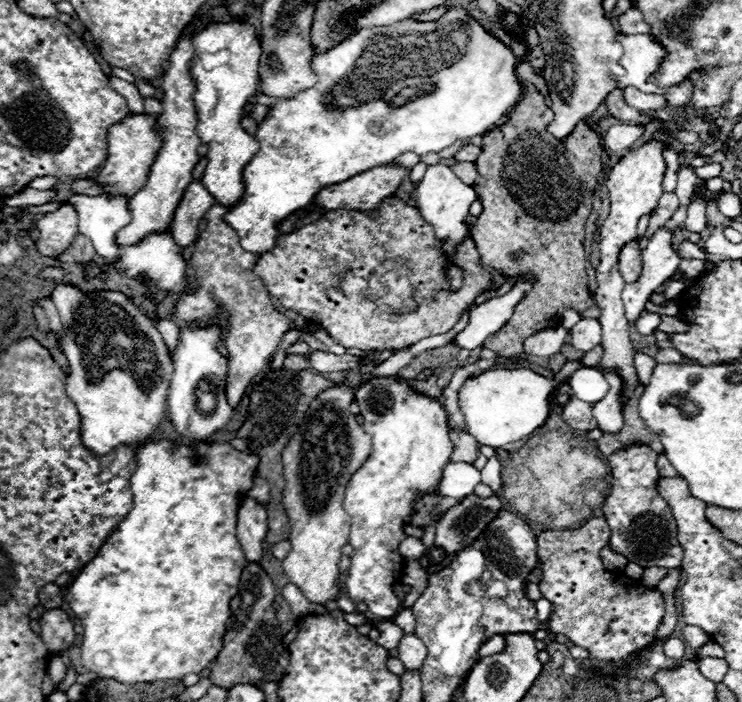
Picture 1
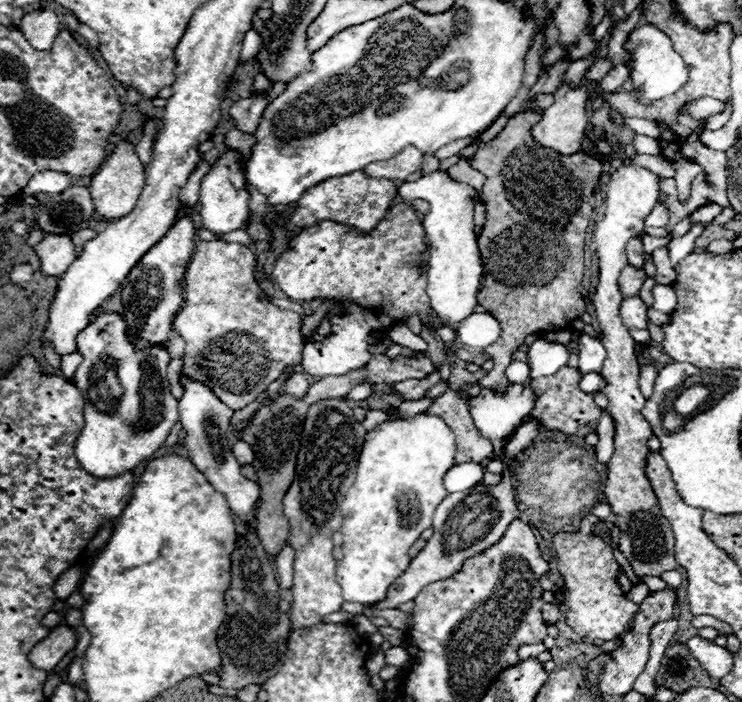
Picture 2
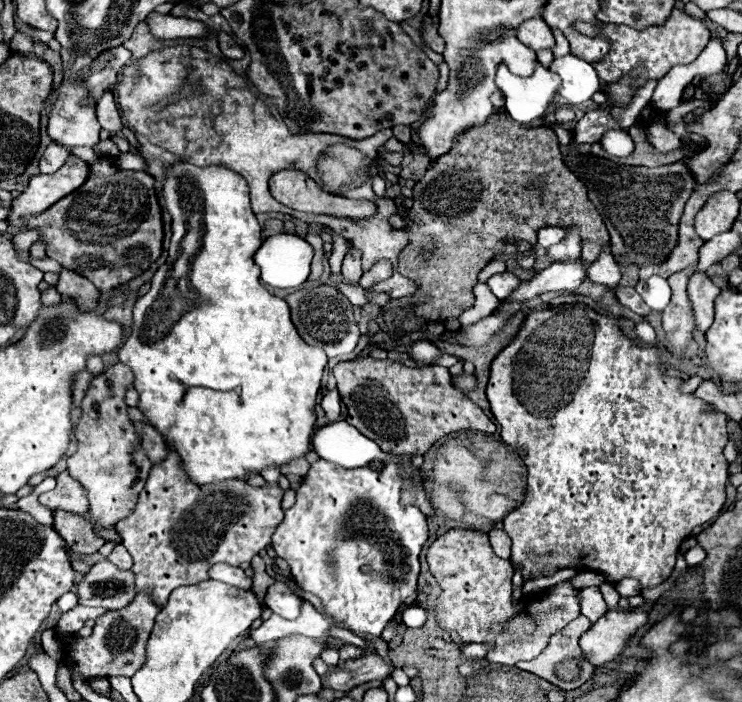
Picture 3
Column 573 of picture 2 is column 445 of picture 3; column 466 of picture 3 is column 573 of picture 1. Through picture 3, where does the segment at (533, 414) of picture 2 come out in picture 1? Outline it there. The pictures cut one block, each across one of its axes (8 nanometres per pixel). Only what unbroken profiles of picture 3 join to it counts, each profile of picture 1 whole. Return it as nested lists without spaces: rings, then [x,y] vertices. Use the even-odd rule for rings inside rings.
[[[572,398],[562,412],[562,420],[574,430],[594,430],[596,420],[592,418],[592,404]]]

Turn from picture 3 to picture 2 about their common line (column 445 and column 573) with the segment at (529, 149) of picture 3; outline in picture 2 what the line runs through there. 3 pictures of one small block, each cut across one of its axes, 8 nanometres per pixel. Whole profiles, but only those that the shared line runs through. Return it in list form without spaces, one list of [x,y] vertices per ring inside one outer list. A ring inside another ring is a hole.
[[[520,112],[516,114],[514,118],[508,120],[508,124],[504,126],[504,130],[492,140],[488,142],[488,146],[482,146],[474,158],[472,158],[472,168],[476,168],[478,172],[484,174],[486,182],[484,182],[484,188],[480,190],[480,200],[484,202],[486,206],[486,226],[482,230],[482,236],[478,240],[478,248],[480,248],[480,254],[482,254],[482,262],[484,262],[484,288],[478,292],[478,302],[484,310],[488,310],[490,314],[496,316],[496,320],[500,322],[502,326],[502,334],[500,338],[490,344],[486,348],[486,352],[492,356],[494,360],[494,370],[488,372],[482,380],[478,380],[484,388],[490,388],[490,390],[498,390],[498,392],[504,392],[508,388],[508,380],[504,376],[504,370],[508,368],[508,364],[512,362],[512,352],[518,350],[522,344],[524,344],[524,338],[532,332],[552,332],[552,330],[560,330],[560,328],[568,328],[572,320],[580,318],[584,312],[586,312],[586,304],[584,304],[584,298],[582,298],[582,288],[580,288],[580,282],[582,282],[582,274],[584,274],[584,240],[586,240],[586,228],[592,220],[592,214],[594,214],[594,188],[596,184],[600,182],[600,174],[602,174],[602,164],[590,156],[586,156],[582,150],[578,154],[572,154],[572,156],[560,156],[552,150],[544,150],[544,146],[536,144],[534,138],[532,138],[532,126],[536,122],[540,122],[542,114],[540,112]]]

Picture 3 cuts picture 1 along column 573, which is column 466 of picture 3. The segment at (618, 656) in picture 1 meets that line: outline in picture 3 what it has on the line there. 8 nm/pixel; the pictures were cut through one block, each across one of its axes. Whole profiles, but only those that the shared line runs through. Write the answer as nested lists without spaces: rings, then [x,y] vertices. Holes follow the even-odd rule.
[[[452,528],[440,536],[438,540],[434,540],[434,544],[428,548],[426,558],[428,558],[430,572],[434,574],[434,578],[442,586],[442,594],[440,594],[438,604],[434,608],[438,614],[440,626],[448,632],[452,632],[452,630],[458,632],[462,636],[464,644],[472,644],[472,642],[492,644],[494,648],[486,656],[486,660],[490,660],[490,662],[514,666],[516,662],[536,658],[546,648],[546,642],[550,640],[552,634],[560,632],[568,622],[572,622],[574,618],[580,616],[580,604],[578,604],[580,590],[572,588],[570,582],[560,582],[554,588],[548,588],[536,596],[524,596],[520,602],[514,604],[512,602],[512,577],[514,573],[512,563],[510,560],[502,560],[494,554],[494,550],[488,542],[488,534],[484,534],[484,532]]]

